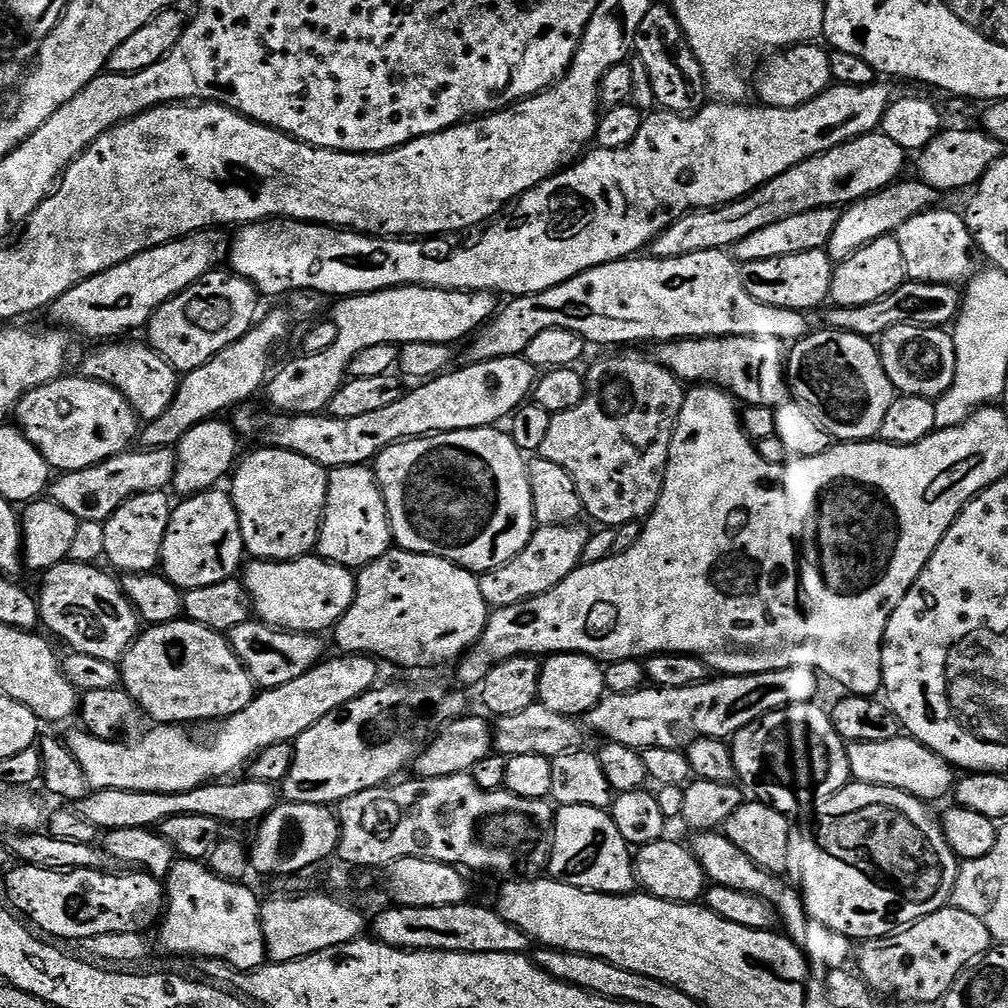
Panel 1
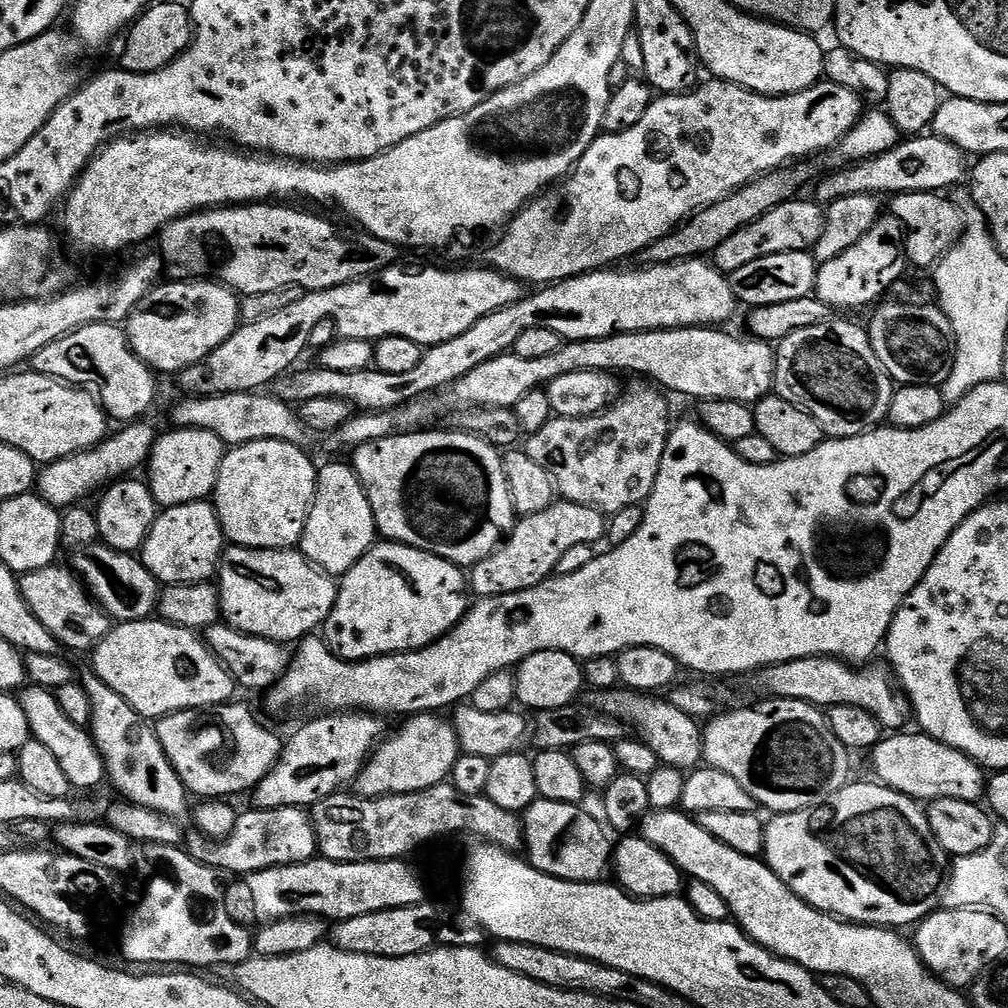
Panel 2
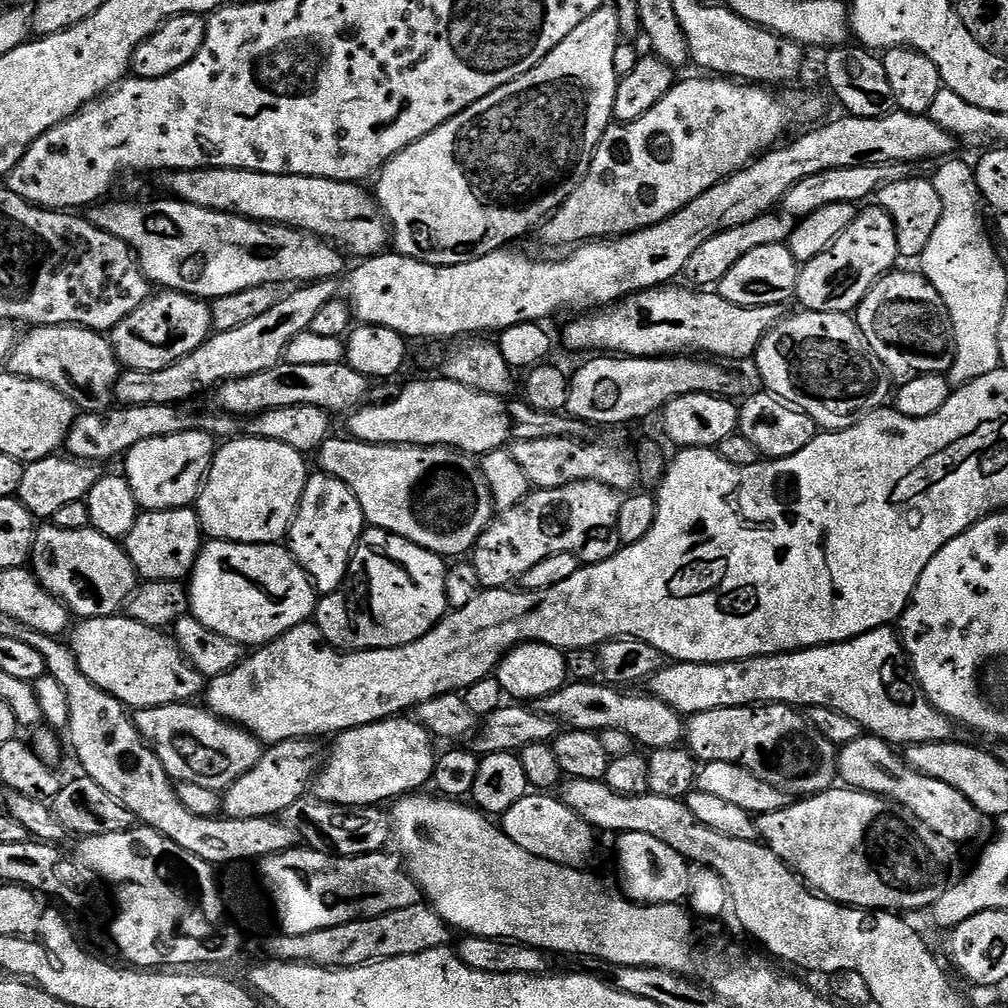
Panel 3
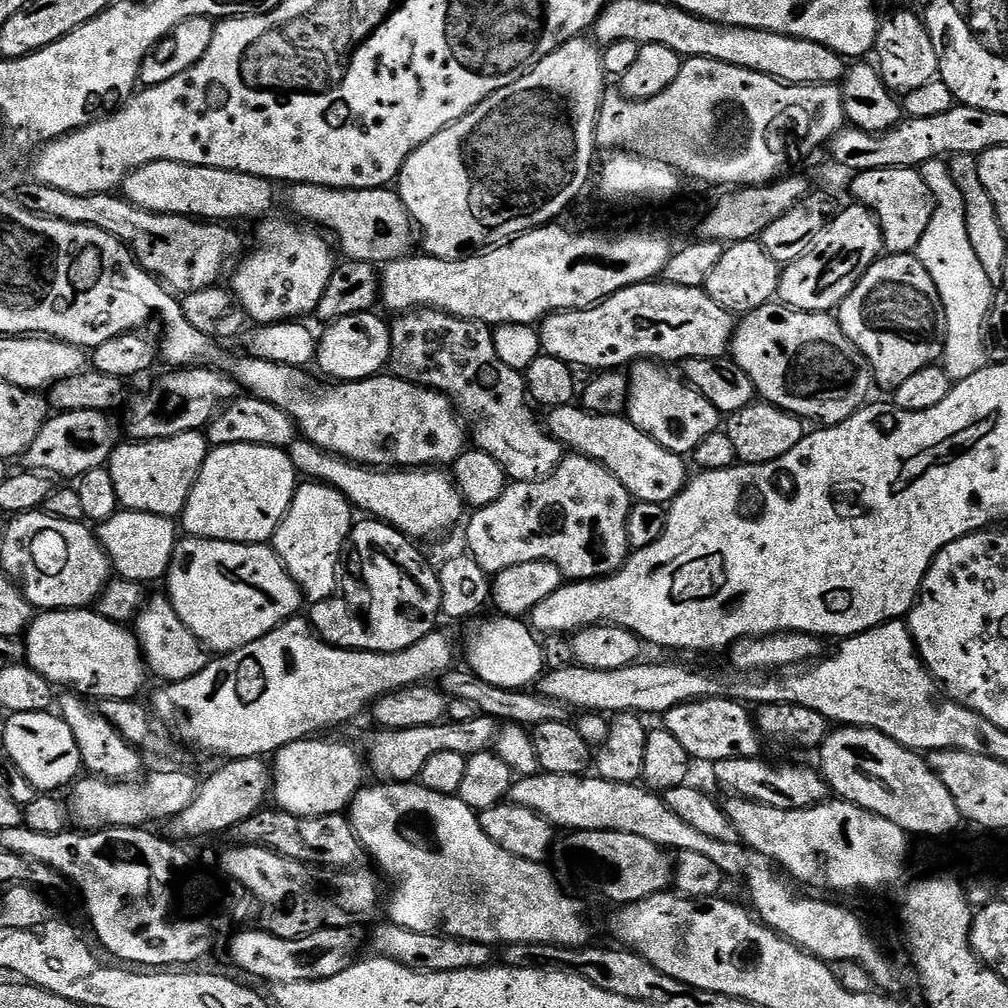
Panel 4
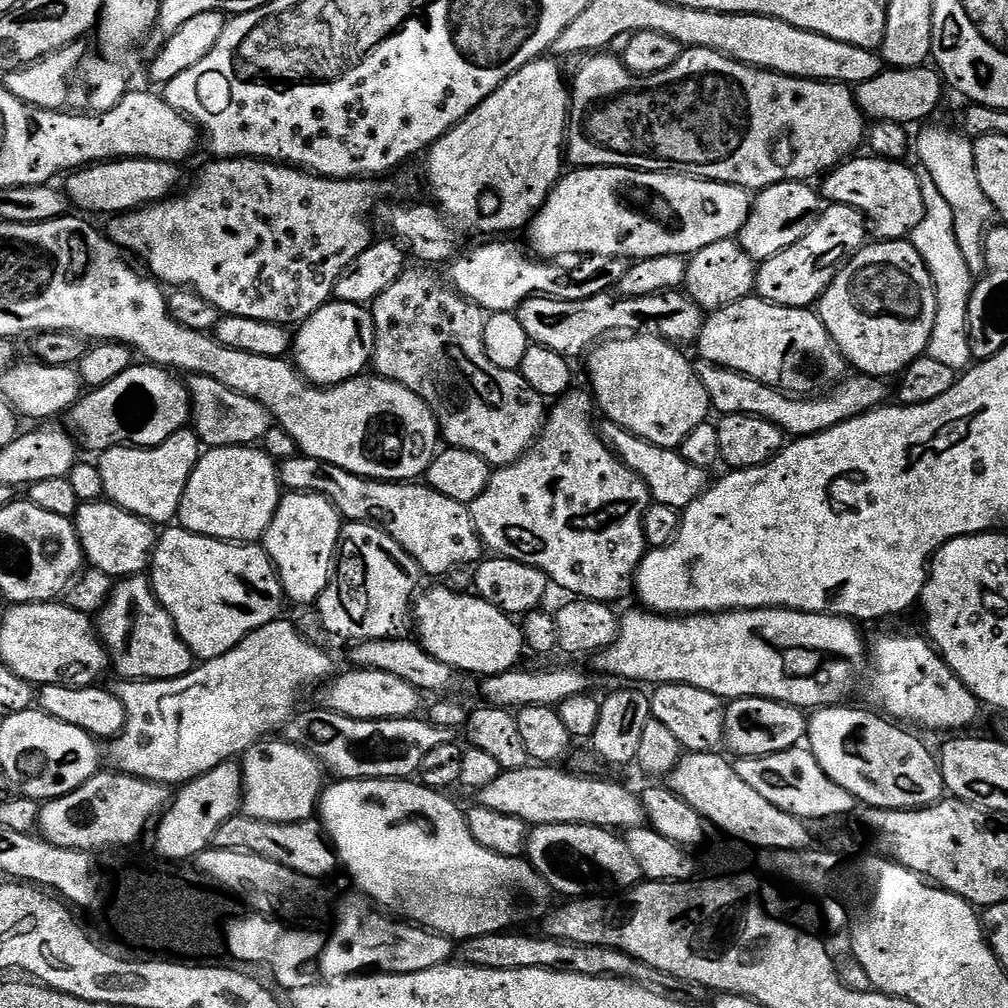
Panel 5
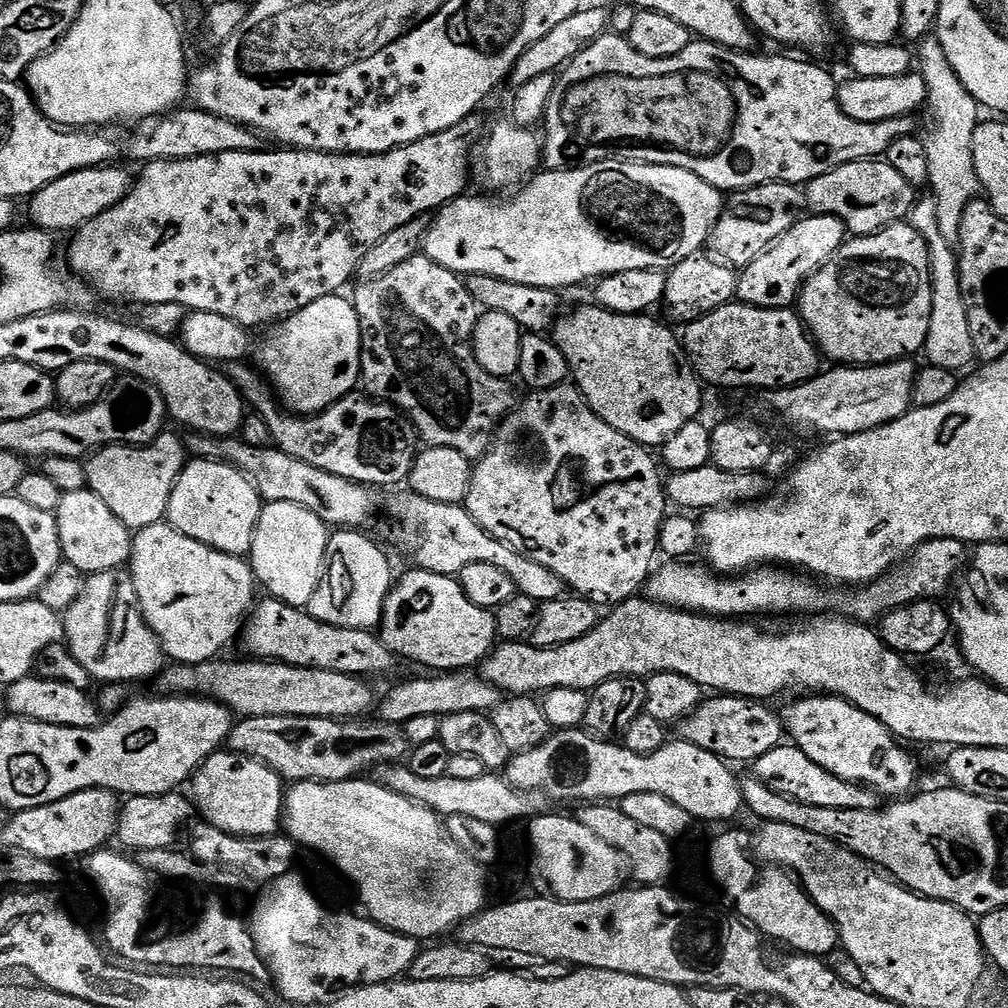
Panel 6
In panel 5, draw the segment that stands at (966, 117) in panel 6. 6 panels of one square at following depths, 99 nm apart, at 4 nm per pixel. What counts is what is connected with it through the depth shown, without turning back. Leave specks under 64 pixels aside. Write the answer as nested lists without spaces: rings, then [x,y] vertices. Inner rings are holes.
[[[928,128],[921,134],[917,144],[915,141],[914,152],[920,155],[919,167],[930,170],[930,178],[934,178],[934,184],[946,202],[950,202],[950,210],[954,210],[954,234],[962,249],[962,258],[966,258],[966,266],[970,266],[973,277],[979,278],[988,271],[984,257],[984,238],[993,223],[994,209],[990,198],[986,198],[986,190],[982,190],[982,182],[978,182],[972,145],[973,141],[959,131]]]

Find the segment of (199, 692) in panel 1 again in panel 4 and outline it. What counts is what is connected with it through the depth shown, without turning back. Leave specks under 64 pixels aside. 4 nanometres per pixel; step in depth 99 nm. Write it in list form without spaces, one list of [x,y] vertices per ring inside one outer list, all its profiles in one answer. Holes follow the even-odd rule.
[[[91,607],[41,611],[28,625],[22,643],[27,664],[53,686],[65,684],[65,689],[80,694],[96,688],[97,697],[103,700],[134,700],[144,688],[144,653],[135,635]]]

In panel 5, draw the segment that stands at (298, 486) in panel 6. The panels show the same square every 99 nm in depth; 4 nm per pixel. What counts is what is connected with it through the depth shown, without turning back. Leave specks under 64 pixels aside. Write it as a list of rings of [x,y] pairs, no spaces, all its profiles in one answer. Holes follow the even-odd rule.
[[[303,454],[283,461],[278,471],[281,485],[288,492],[325,496],[345,521],[381,528],[400,552],[410,554],[418,562],[425,577],[444,576],[463,564],[472,566],[481,559],[482,545],[469,505],[438,494],[427,483],[368,480],[342,470],[342,466],[330,466],[330,462],[318,462]]]

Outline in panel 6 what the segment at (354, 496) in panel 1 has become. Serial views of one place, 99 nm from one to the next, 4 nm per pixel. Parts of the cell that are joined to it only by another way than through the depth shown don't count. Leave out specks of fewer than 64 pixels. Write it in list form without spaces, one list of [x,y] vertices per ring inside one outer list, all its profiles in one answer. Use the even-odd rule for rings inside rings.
[[[298,502],[265,503],[260,509],[258,526],[254,530],[250,563],[252,573],[256,576],[257,585],[264,588],[273,600],[281,600],[295,608],[307,609],[308,603],[314,598],[320,580],[324,576],[328,559],[329,525],[314,510],[306,510],[306,506],[298,506]]]

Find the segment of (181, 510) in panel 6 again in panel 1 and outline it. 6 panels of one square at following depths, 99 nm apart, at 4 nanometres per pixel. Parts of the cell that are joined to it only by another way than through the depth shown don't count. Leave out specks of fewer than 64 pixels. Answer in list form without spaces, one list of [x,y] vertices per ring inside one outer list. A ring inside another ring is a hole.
[[[263,447],[250,453],[245,460],[243,457],[235,465],[231,477],[230,495],[240,519],[244,550],[249,557],[257,560],[296,560],[309,555],[320,537],[320,520],[324,517],[328,493],[328,472],[321,464],[310,462],[310,458],[302,458],[302,454],[287,452],[284,448]]]

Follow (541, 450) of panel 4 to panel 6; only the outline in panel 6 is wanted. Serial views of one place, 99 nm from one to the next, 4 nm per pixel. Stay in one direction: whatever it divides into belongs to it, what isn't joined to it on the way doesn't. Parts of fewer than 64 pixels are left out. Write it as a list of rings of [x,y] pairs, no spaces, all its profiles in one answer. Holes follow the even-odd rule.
[[[421,254],[402,262],[402,266],[394,266],[394,270],[382,274],[377,280],[365,280],[359,286],[361,288],[357,290],[356,296],[354,295],[354,303],[360,323],[360,379],[363,391],[372,399],[392,404],[399,412],[403,412],[411,424],[416,427],[417,437],[427,447],[458,450],[462,454],[466,454],[466,458],[470,461],[481,460],[492,446],[497,427],[503,424],[504,419],[514,411],[518,403],[518,395],[516,396],[515,390],[512,389],[513,381],[511,379],[486,374],[486,370],[482,370],[482,366],[478,366],[478,358],[472,349],[472,335],[474,326],[482,314],[482,309],[470,294],[467,283],[455,272],[446,270],[446,266],[438,266],[438,262]]]

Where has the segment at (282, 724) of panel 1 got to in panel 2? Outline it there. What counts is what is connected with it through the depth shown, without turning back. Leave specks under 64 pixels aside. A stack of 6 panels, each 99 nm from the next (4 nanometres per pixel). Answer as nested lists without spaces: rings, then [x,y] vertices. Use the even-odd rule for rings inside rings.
[[[28,686],[19,693],[18,699],[26,714],[29,733],[38,742],[42,742],[42,746],[47,746],[54,754],[54,758],[58,758],[66,778],[70,778],[73,789],[96,788],[100,783],[105,783],[104,763],[96,749],[96,743],[83,727],[75,725],[66,716],[57,697],[49,689]]]

